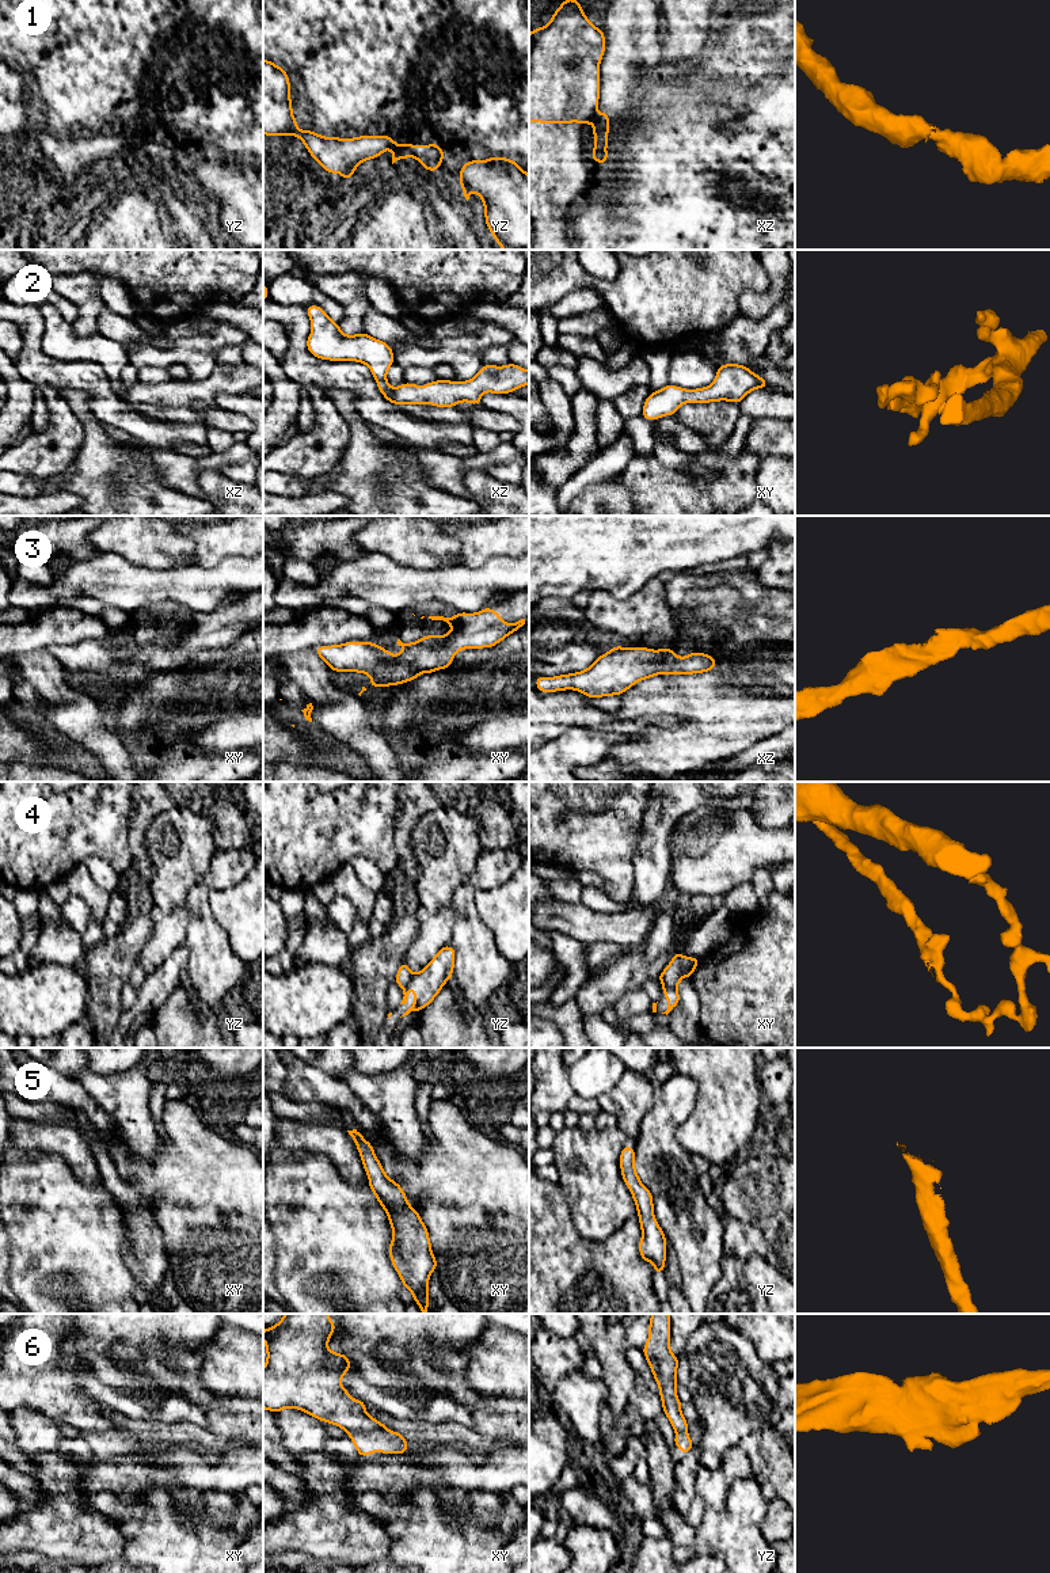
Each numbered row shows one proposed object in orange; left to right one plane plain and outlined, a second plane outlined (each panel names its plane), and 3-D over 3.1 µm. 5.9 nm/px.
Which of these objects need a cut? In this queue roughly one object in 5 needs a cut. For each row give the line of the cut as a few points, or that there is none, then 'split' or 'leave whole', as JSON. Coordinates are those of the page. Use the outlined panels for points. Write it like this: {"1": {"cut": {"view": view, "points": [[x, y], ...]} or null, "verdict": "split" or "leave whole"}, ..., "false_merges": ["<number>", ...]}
{"1": {"cut": {"view": "xz", "points": [[596, 113], [590, 120]]}, "verdict": "split"}, "2": {"cut": null, "verdict": "leave whole"}, "3": {"cut": null, "verdict": "leave whole"}, "4": {"cut": {"view": "yz", "points": [[414, 975], [403, 988]]}, "verdict": "split"}, "5": {"cut": null, "verdict": "leave whole"}, "6": {"cut": {"view": "xy", "points": [[387, 1429], [357, 1431], [350, 1436]]}, "verdict": "split"}, "false_merges": ["1", "4", "6"]}

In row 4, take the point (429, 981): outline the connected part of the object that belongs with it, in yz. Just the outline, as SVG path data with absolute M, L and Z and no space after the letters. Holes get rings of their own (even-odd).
M446 945L418 974L412 976L410 984L403 988L404 996L400 1004L407 1003L411 985L414 987L415 1003L402 1017L408 1015L411 1011L422 1011L434 1000L444 984L452 979L454 955L454 949Z

